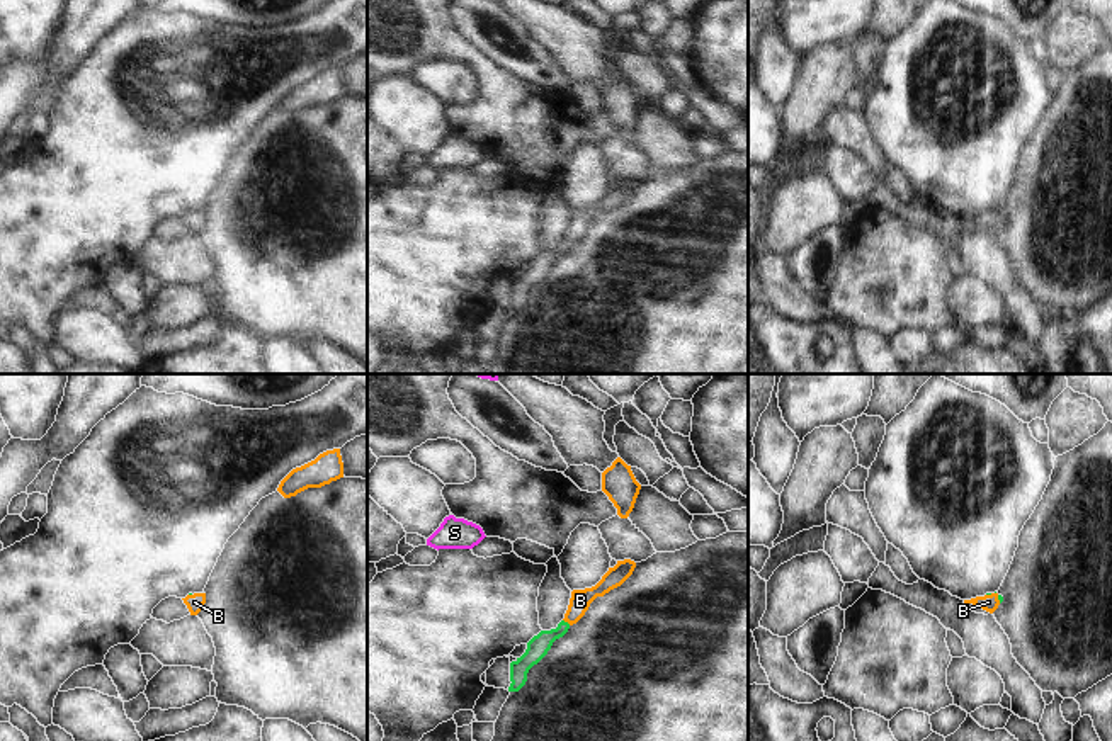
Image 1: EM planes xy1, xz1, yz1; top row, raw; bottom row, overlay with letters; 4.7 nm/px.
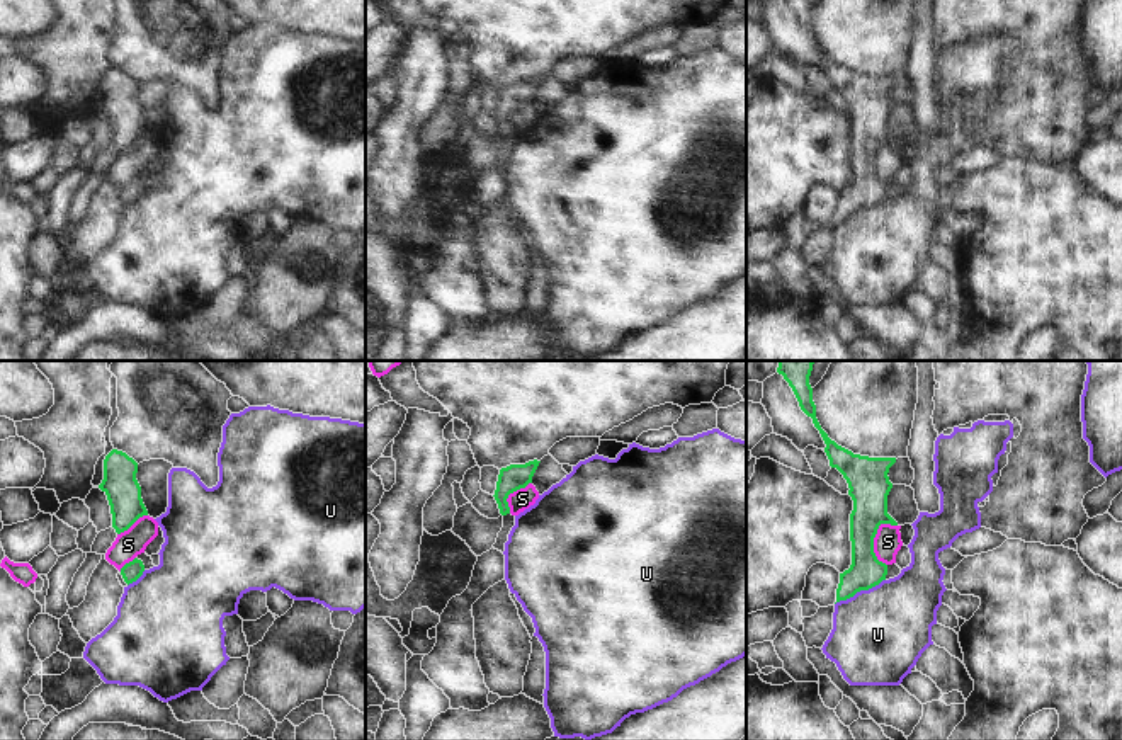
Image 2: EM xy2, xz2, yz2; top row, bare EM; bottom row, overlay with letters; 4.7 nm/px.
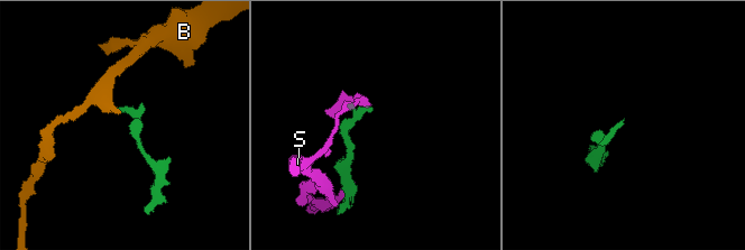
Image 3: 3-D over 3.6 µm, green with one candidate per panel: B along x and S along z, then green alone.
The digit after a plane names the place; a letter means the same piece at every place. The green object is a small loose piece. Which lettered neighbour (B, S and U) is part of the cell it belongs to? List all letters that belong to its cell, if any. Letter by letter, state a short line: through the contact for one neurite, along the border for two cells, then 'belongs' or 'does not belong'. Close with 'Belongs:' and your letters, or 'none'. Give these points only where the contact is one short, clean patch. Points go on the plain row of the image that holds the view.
B: line xz1 (538, 265), (567, 242), (580, 220); belongs
S: line yz2 (881, 142), (874, 157), (874, 174), (886, 184); does not belong
U: line yz2 (884, 198), (835, 223); does not belong
Belongs: B

